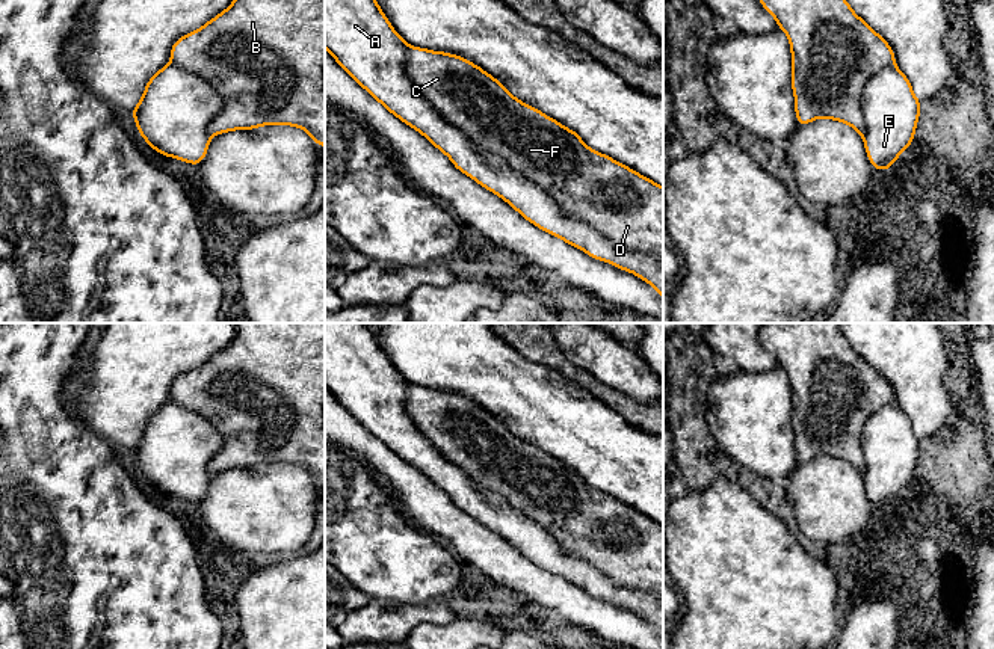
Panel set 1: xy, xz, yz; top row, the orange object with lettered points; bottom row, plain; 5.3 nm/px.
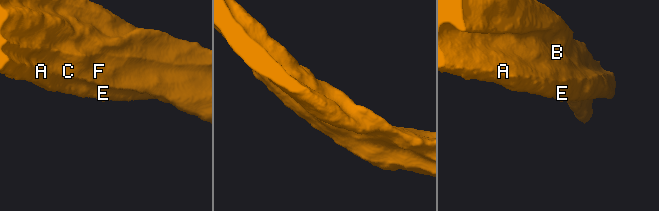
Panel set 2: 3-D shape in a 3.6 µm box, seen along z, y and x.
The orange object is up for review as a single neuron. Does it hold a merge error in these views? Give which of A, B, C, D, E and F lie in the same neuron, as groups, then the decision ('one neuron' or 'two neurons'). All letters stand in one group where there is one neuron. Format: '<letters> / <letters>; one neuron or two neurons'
A E / B C D F; two neurons

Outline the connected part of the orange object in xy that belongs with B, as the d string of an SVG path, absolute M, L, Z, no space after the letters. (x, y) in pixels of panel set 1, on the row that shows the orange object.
M234 0L202 27L175 41L171 47L171 63L199 75L224 98L224 107L208 124L213 134L282 124L302 128L317 145L325 146L325 0Z

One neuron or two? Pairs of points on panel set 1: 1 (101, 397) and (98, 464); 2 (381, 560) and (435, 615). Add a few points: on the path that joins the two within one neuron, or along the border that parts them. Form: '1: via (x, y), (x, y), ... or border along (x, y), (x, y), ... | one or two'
1: border along (74, 414), (112, 447) | two
2: border along (440, 596), (419, 602), (387, 599) | two

